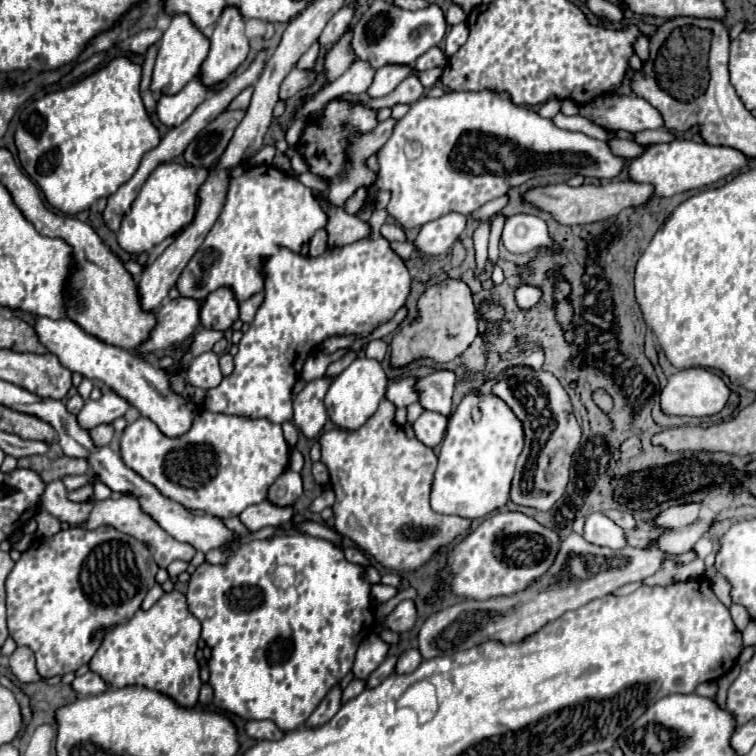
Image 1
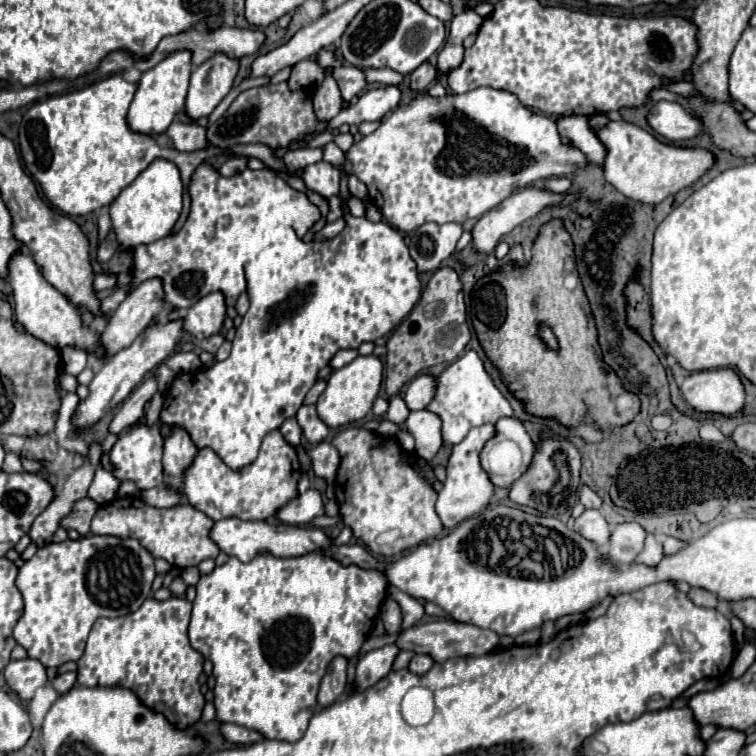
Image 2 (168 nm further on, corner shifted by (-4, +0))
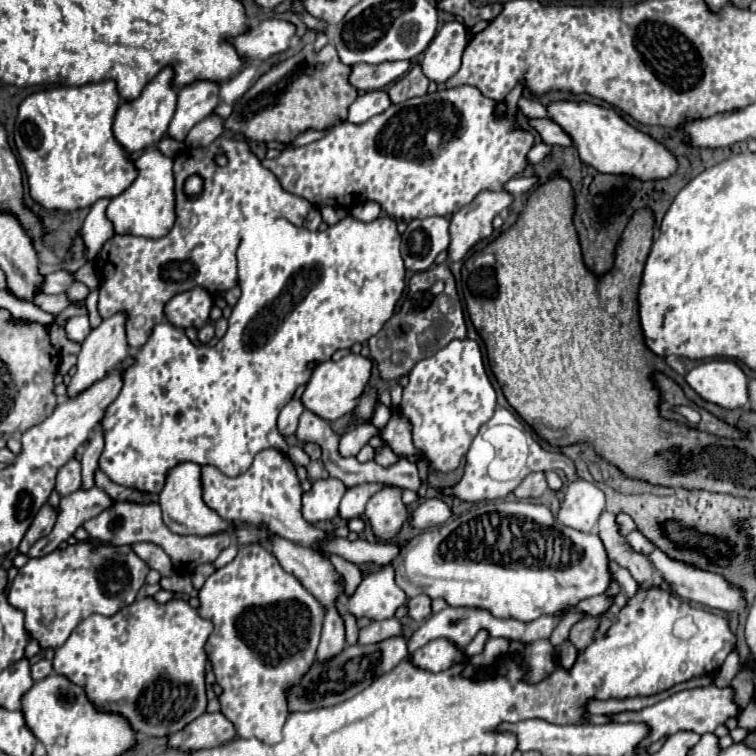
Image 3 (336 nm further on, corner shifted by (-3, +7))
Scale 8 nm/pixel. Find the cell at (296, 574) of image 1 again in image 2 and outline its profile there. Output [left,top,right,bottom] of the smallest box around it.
[189,552,387,742]

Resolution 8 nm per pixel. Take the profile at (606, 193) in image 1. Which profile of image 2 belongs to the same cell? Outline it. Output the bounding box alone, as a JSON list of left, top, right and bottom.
[471,186,577,254]

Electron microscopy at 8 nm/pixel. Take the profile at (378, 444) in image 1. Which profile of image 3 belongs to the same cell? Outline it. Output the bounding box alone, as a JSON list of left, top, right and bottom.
[364,485,410,541]

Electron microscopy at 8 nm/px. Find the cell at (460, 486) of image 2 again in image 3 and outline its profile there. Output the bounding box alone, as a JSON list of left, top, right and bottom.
[412,497,452,529]

